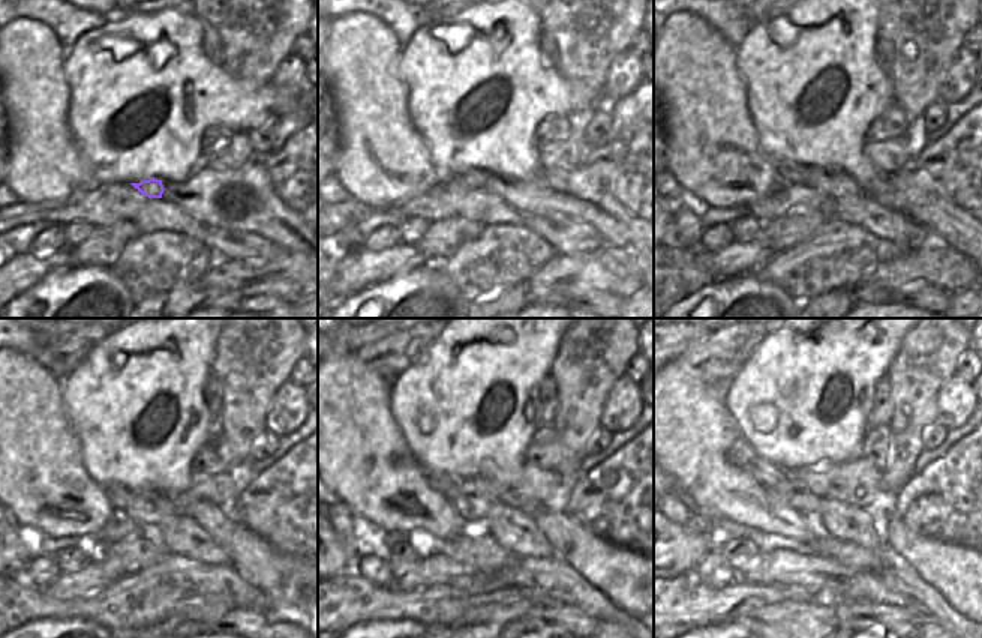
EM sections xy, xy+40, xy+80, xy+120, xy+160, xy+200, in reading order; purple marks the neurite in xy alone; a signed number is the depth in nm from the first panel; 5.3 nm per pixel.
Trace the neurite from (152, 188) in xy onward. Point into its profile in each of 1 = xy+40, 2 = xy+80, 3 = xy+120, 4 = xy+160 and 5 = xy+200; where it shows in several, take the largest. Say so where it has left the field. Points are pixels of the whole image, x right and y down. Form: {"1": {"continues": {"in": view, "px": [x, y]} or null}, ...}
{"1": {"continues": {"in": "xy+40", "px": [474, 179]}}, "2": {"continues": {"in": "xy+80", "px": [789, 171]}}, "3": {"continues": {"in": "xy+120", "px": [119, 496]}}, "4": {"continues": {"in": "xy+160", "px": [449, 487]}}, "5": {"continues": {"in": "xy+200", "px": [741, 452]}}}

